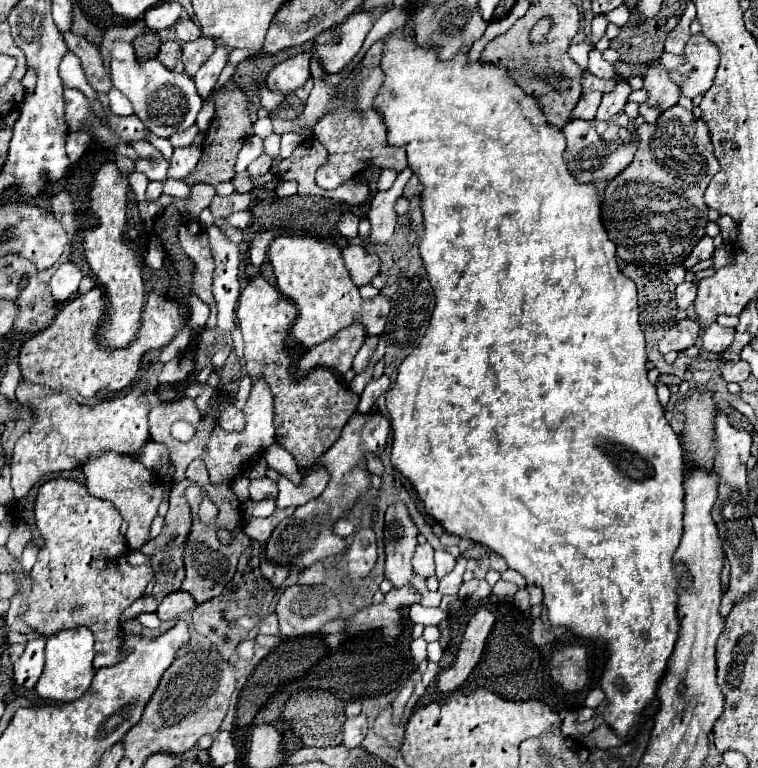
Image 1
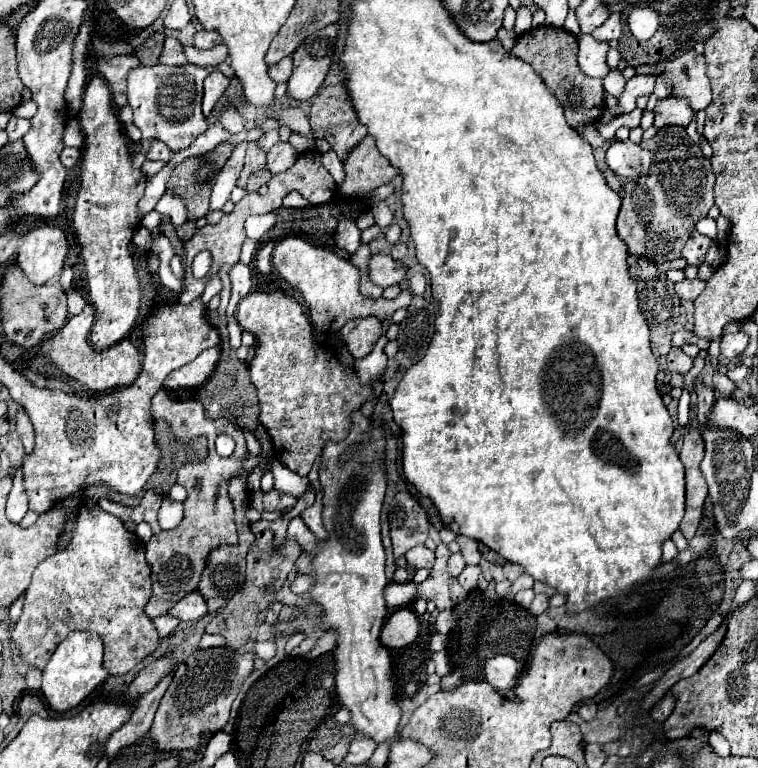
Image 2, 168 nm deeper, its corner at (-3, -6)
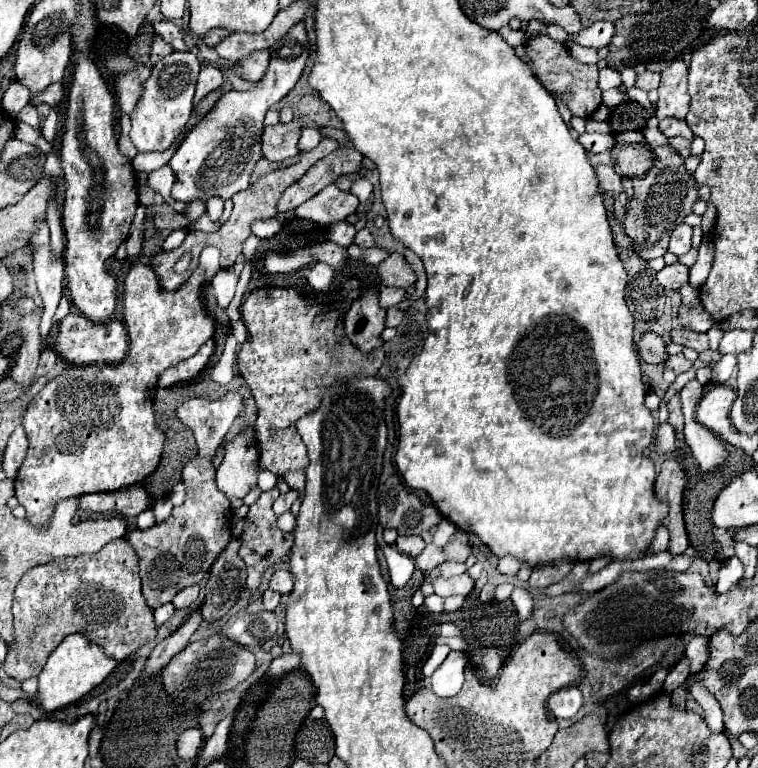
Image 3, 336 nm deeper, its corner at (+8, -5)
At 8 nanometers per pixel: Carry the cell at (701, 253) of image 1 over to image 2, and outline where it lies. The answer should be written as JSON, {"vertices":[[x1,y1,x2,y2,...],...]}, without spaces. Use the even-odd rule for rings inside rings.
{"vertices":[[695,230,691,234,691,240,685,242,681,256,687,260,687,264,701,264,705,260,705,252,709,246,711,246,711,240,707,240,707,236,703,236]]}

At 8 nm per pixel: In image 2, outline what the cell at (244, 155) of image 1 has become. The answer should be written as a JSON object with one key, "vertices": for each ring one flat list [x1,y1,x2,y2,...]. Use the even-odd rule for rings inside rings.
{"vertices":[[273,128,273,130,267,130,267,132,263,132,263,136,259,138,259,146,267,152,275,142,279,140,279,130,277,128]]}

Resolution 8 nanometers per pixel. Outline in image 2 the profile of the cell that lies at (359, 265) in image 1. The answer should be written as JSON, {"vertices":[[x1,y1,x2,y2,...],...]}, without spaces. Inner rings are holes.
{"vertices":[[375,254,369,262,369,276,373,284,387,288,393,284,401,284,407,278,407,268,391,256]]}

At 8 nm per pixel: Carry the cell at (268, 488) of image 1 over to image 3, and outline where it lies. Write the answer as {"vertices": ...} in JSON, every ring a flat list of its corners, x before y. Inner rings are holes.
{"vertices":[[276,487,270,489,270,491,264,491,260,495,260,499,250,507,250,513,246,517,246,529,244,529,242,537,240,537,240,541,242,541,240,557,246,563,246,571,248,571,248,579,246,579,248,585,246,585,246,589,250,587,252,593,256,593,256,589,258,589,266,569,270,569,276,561,282,561,284,557,288,557,290,553,286,549,292,549,292,545,294,545,292,533,284,533,276,525,276,515,272,511,272,503,278,499,278,495,280,495,280,491]]}

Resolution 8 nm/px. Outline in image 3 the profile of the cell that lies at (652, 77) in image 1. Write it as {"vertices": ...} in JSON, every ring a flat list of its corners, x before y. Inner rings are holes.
{"vertices":[[666,117,666,119,662,119,660,121,660,131,666,135,666,137,676,137,676,135,680,135,680,137,684,137,684,139,692,139,694,137,694,133,690,131,690,127,686,125,686,121,682,121,682,119,672,119,672,117]]}

